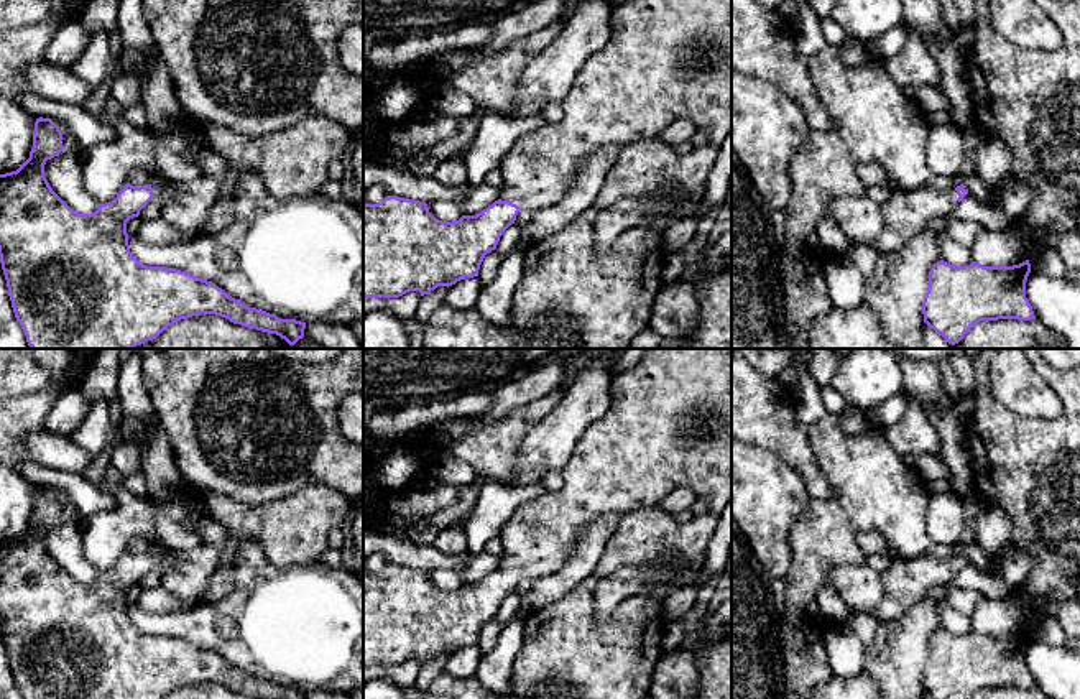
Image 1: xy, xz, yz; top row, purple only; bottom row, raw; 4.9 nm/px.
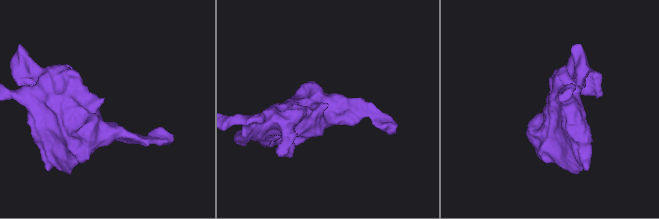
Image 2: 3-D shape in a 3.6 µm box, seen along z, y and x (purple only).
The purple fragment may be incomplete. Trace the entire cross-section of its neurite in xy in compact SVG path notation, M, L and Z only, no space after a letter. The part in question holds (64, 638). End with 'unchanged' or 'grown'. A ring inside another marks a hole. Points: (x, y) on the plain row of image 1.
M36 487L30 526L12 541L0 543L0 632L16 689L23 699L164 699L176 689L201 683L215 683L256 699L304 699L306 691L281 687L276 683L250 676L232 666L215 651L187 640L141 633L128 613L127 590L140 584L150 571L164 572L174 561L168 551L158 559L150 553L127 551L112 571L99 572L94 582L71 577L49 554L44 544L48 528L62 520L62 502L51 487Z | grown

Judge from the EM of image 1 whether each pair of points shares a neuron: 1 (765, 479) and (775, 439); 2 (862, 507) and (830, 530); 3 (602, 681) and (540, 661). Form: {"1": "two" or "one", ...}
{"1": "two", "2": "two", "3": "one"}

